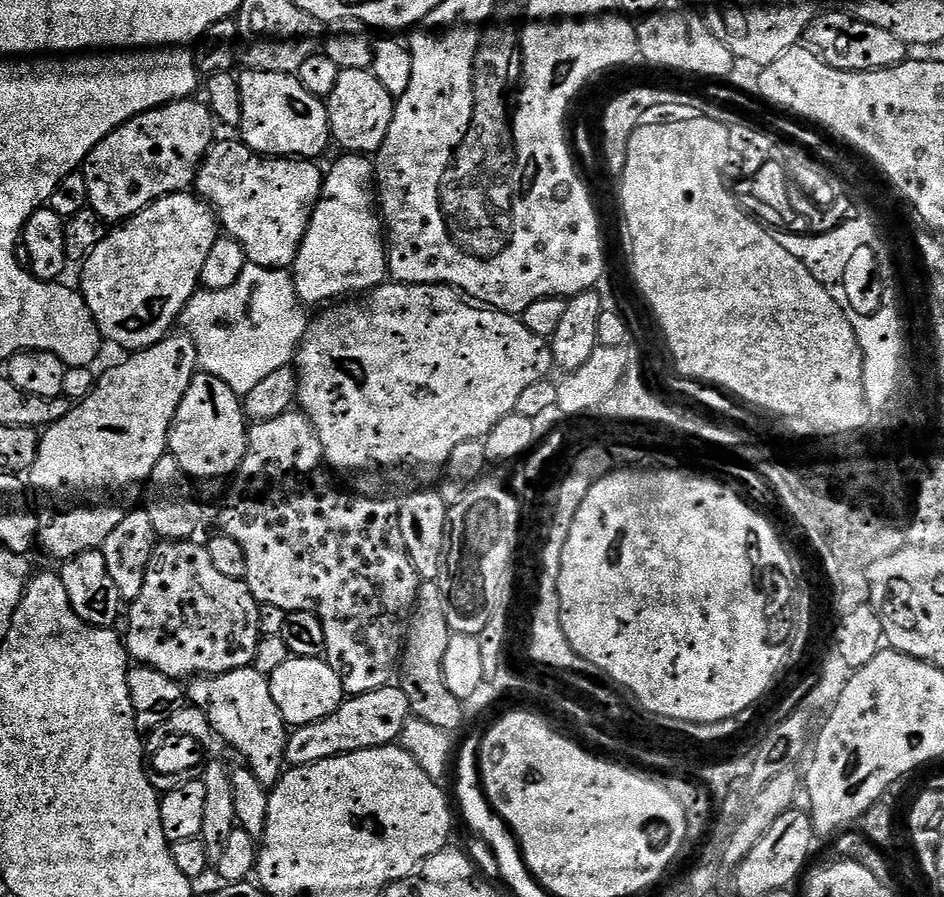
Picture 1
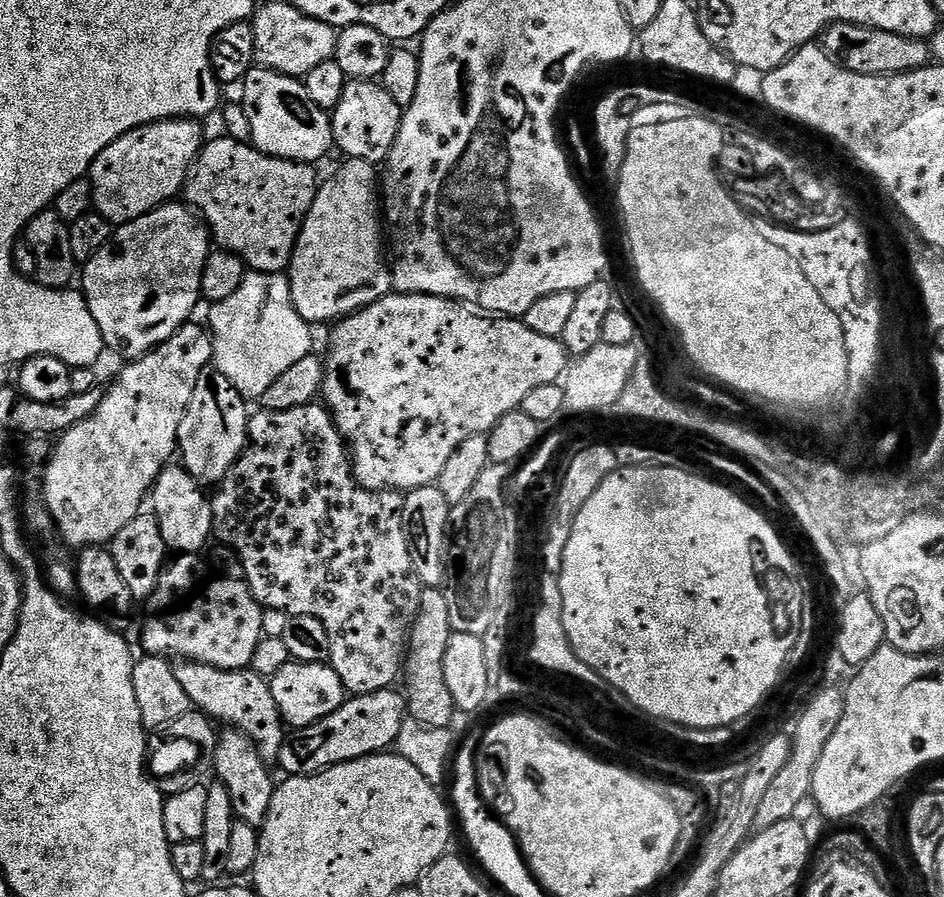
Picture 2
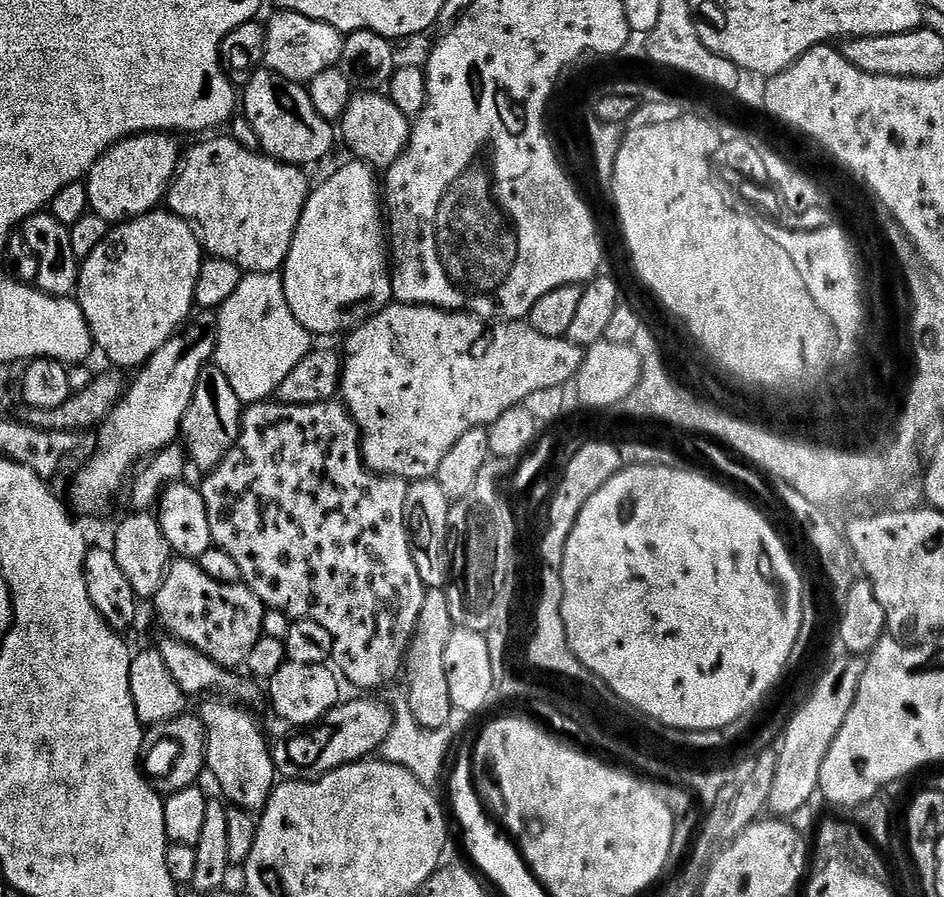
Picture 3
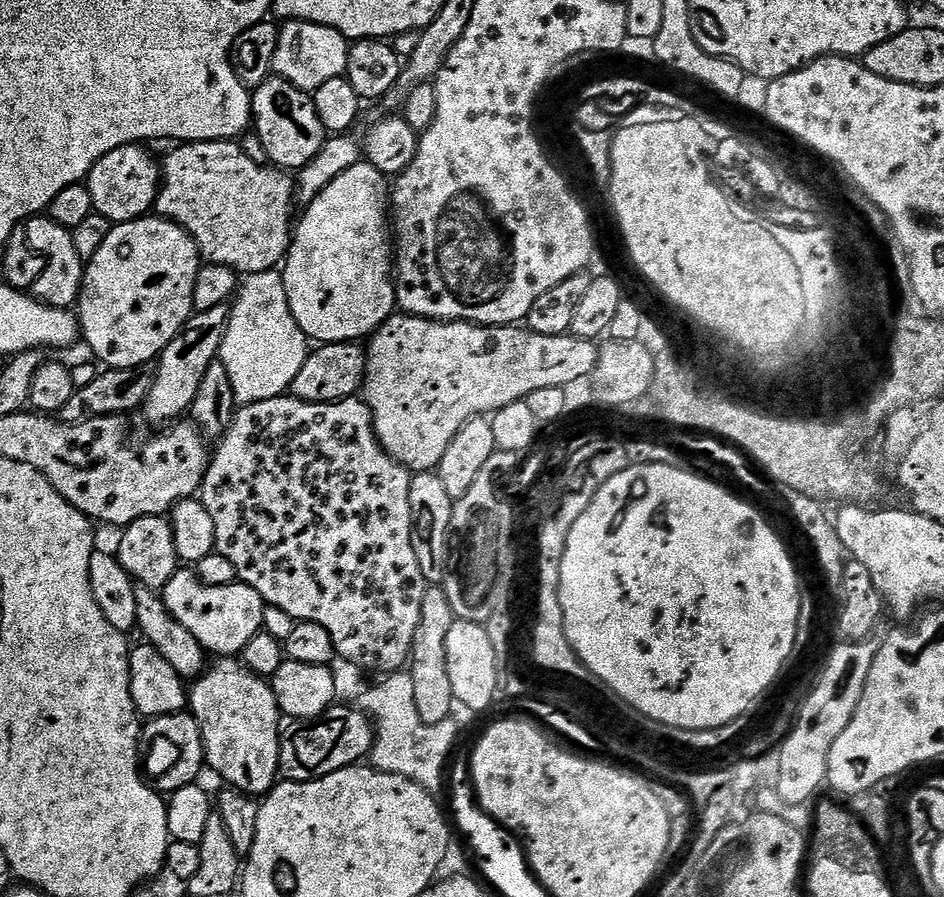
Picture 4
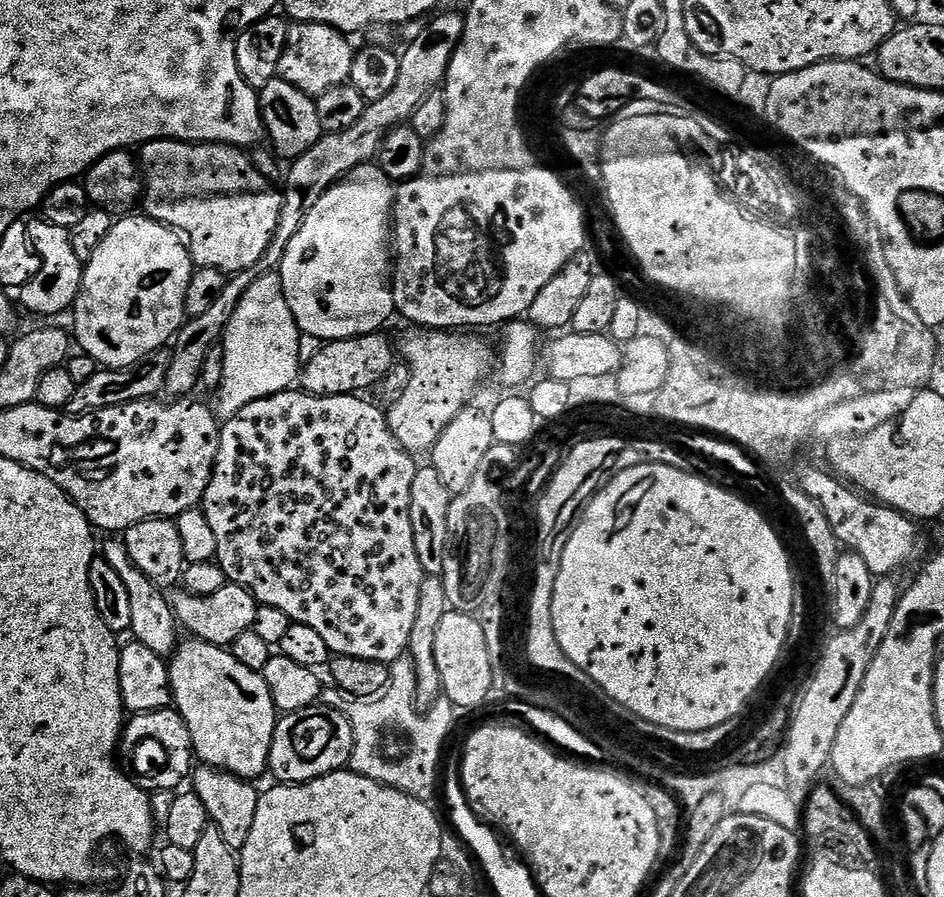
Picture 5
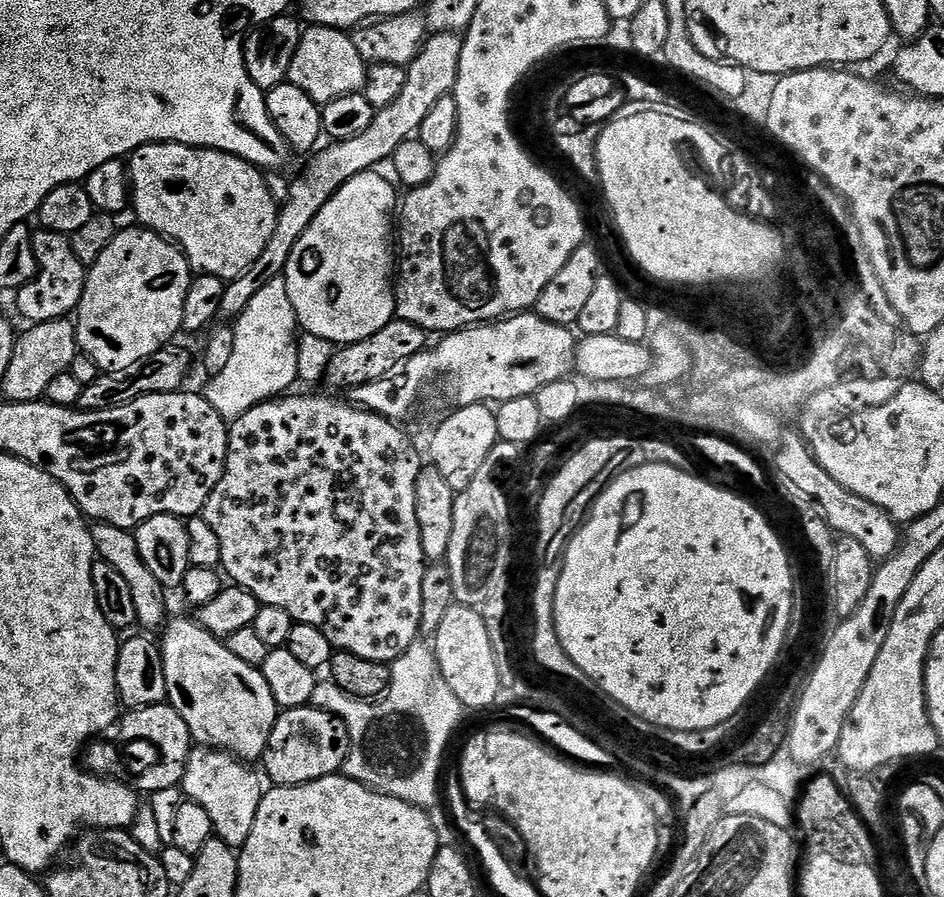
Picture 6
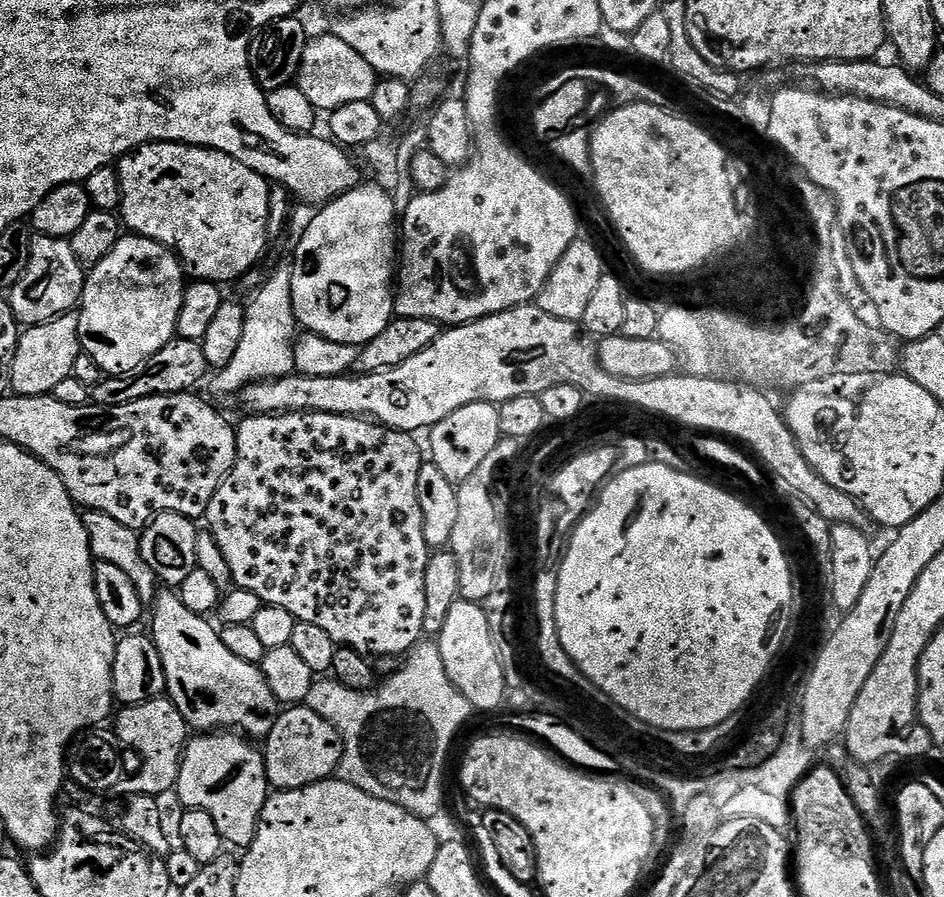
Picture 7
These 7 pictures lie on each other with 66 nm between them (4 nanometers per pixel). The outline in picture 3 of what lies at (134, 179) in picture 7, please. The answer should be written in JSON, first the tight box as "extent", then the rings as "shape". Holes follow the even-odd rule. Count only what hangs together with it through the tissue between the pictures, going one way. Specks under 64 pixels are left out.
{"extent":[166,138,310,274],"shape":[[[204,138],[201,144],[196,144],[192,149],[183,153],[179,168],[176,169],[176,178],[168,187],[166,197],[167,211],[172,212],[176,216],[188,221],[196,230],[197,236],[200,237],[201,249],[209,257],[217,256],[226,262],[234,262],[234,266],[240,268],[241,273],[251,274],[254,272],[280,272],[284,267],[286,258],[290,254],[290,246],[294,242],[294,234],[298,230],[298,222],[302,218],[302,210],[308,201],[308,193],[310,191],[310,183],[304,177],[305,169],[295,164],[283,164],[280,160],[273,160],[267,154],[261,154],[259,151],[251,152],[248,148],[243,148],[236,140],[208,140],[212,138]]]}

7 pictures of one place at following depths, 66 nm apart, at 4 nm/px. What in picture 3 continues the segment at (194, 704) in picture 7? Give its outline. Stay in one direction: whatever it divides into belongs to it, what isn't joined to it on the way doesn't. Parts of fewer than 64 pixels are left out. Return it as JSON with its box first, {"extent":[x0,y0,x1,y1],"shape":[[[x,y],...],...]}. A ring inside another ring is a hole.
{"extent":[198,698,278,814],"shape":[[[210,698],[201,704],[198,715],[204,726],[204,758],[207,771],[212,771],[220,787],[219,795],[233,808],[253,814],[263,812],[278,783],[270,740],[264,737],[249,709],[220,698]]]}

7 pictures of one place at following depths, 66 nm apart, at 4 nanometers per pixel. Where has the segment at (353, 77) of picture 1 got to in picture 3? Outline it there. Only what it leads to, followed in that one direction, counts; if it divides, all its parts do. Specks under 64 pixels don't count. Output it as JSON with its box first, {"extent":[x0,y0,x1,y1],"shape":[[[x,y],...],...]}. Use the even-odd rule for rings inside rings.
{"extent":[338,90,412,170],"shape":[[[360,90],[353,95],[350,106],[346,106],[346,114],[338,121],[338,132],[342,144],[344,140],[357,161],[370,164],[376,170],[387,170],[408,145],[412,124],[409,116],[402,114],[383,91]]]}

